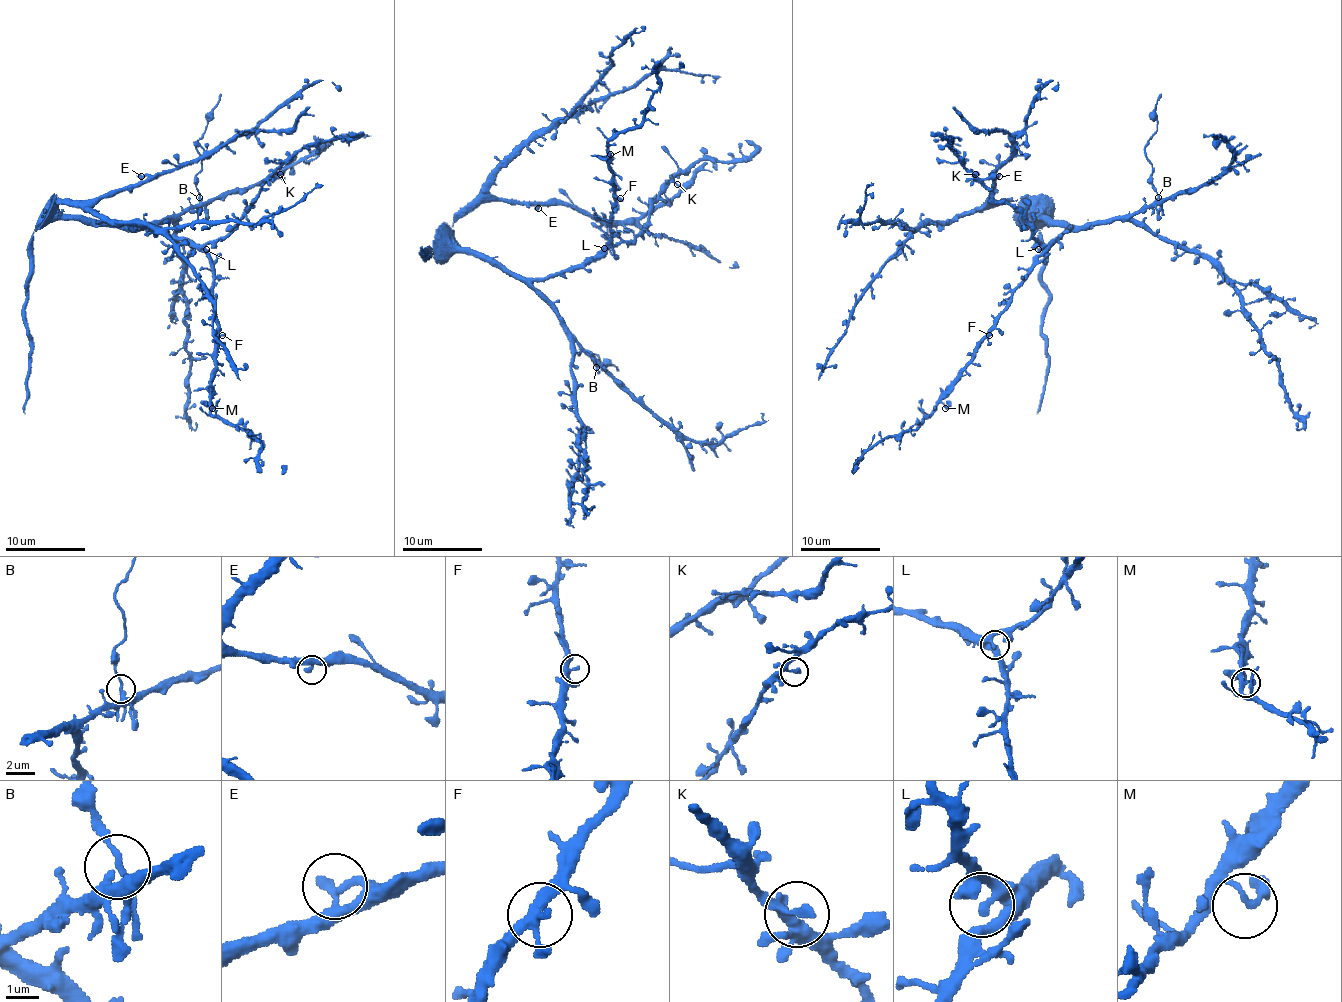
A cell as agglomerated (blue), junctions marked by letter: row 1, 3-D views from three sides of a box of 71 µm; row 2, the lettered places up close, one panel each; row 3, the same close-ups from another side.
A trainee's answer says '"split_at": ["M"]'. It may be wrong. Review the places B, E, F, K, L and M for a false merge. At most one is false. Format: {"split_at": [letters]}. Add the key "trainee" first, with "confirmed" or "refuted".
{"trainee": "refuted", "split_at": []}

